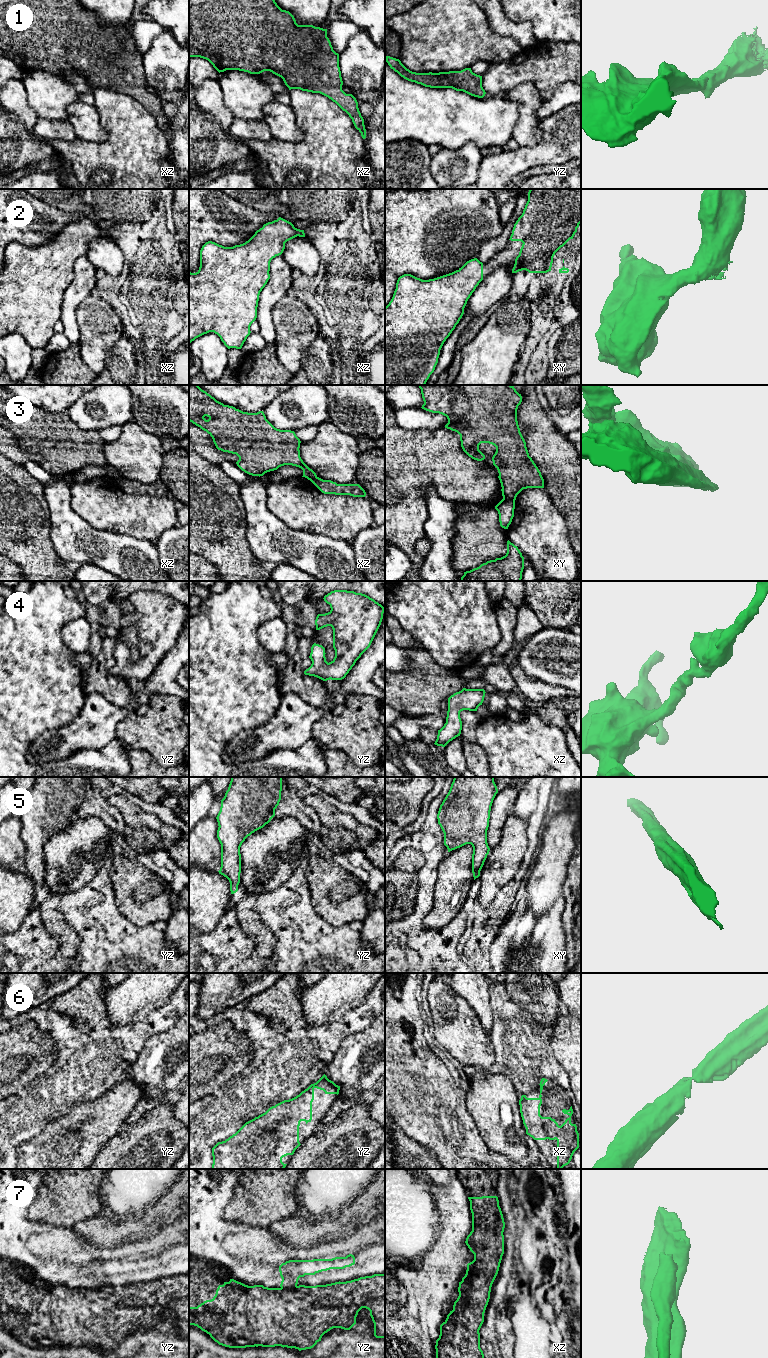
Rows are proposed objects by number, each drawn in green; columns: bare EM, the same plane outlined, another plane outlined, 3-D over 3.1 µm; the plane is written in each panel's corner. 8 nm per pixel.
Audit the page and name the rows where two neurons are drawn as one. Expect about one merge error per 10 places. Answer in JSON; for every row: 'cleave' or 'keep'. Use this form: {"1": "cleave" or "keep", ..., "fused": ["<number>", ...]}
{"1": "keep", "2": "keep", "3": "cleave", "4": "keep", "5": "keep", "6": "keep", "7": "cleave", "fused": ["3", "7"]}

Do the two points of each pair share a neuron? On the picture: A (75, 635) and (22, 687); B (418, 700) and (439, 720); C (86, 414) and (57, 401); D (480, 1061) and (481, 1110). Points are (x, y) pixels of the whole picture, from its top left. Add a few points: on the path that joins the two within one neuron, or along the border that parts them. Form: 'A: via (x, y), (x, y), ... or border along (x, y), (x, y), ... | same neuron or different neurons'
A: border along (70, 621), (63, 627), (62, 641), (74, 655) | different neurons
B: border along (447, 698), (442, 702), (439, 713), (411, 718) | different neurons
C: border along (82, 395), (67, 411) | different neurons
D: border along (478, 1069), (489, 1072) | different neurons

